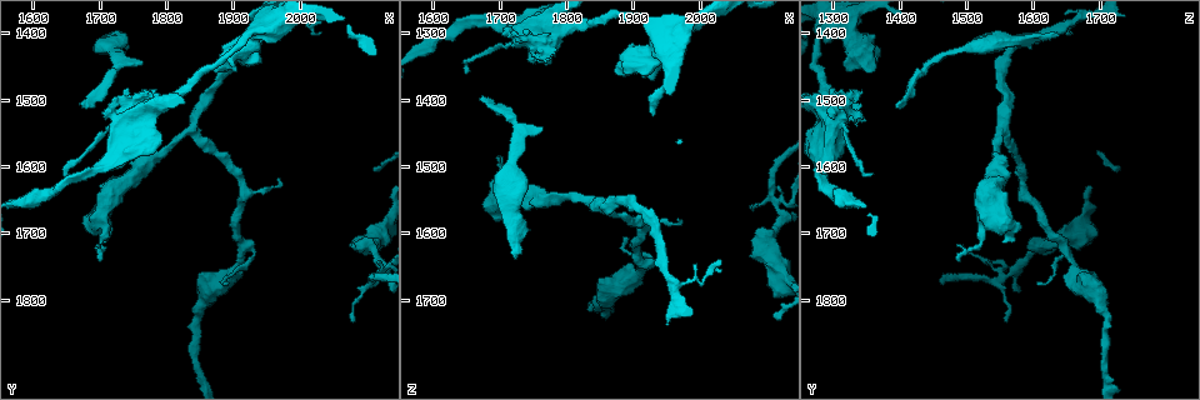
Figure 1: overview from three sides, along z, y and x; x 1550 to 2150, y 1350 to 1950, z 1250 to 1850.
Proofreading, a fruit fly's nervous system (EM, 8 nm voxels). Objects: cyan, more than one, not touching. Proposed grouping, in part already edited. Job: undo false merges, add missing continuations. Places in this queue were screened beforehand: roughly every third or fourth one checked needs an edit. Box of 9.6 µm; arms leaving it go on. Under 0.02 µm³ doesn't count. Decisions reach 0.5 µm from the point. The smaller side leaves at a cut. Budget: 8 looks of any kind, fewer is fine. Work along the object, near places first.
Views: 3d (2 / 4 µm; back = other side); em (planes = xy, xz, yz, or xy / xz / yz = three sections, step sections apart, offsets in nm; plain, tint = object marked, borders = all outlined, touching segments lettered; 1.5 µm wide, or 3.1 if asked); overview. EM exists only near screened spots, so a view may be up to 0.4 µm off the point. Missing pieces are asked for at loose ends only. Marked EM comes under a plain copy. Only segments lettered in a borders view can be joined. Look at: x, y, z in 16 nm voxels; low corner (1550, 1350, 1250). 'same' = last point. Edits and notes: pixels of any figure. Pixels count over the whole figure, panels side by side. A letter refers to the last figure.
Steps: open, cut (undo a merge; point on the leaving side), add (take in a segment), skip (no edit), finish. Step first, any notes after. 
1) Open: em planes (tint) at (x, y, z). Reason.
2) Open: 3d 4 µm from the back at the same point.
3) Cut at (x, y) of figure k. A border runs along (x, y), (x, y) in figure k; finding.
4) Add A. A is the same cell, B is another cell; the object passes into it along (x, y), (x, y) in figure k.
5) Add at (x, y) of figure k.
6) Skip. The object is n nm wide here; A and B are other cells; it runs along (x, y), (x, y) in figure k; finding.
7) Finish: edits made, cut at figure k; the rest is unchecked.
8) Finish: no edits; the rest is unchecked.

Open: 3d 4 µm from the back at (1755, 1525, 1345). Branch stops here.

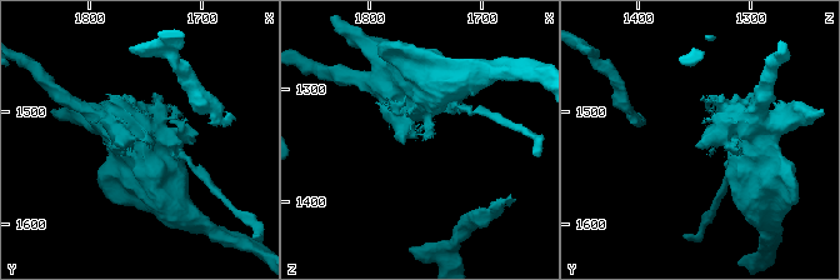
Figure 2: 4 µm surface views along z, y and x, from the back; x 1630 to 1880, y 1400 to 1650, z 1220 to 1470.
Open: em yz step 8 (borders) at (1754, 1526, 1342). Shape alone is not enough.

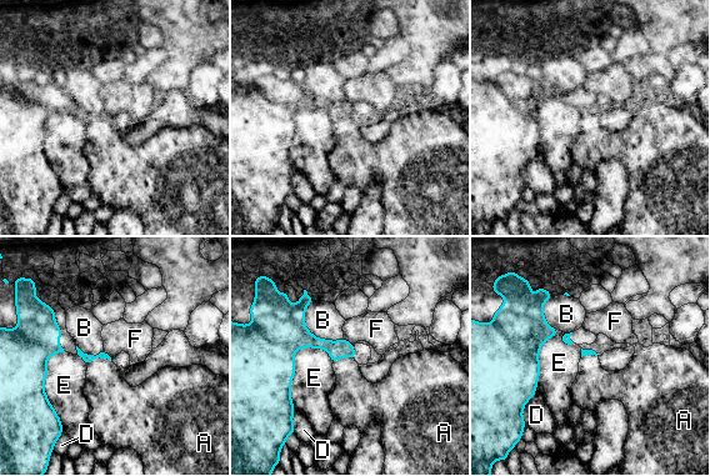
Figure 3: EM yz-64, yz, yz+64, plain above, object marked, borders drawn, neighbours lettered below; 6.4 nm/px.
Open: em planes (borders) at the same point.

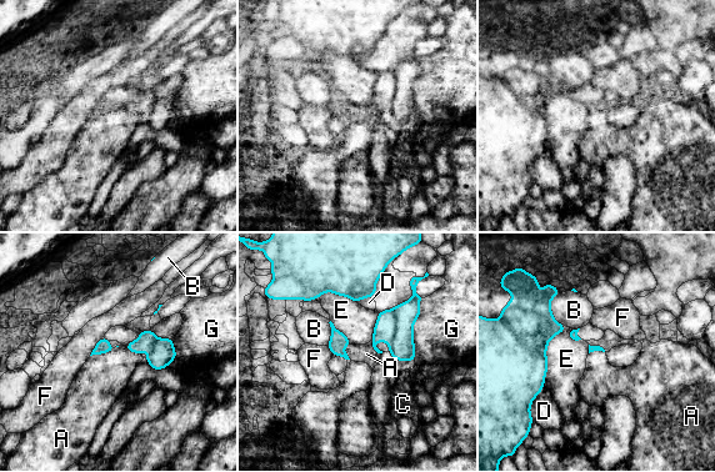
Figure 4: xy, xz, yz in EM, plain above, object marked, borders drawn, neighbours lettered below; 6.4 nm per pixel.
Skip. A, B, C, D, E, F and G are other cells; a border runs along (119, 346), (90, 356) in figure 4; none of them fits.

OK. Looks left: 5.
Open: em 3.1 µm xy step 16 (tint) at (1760, 1445, 1440). An open end.

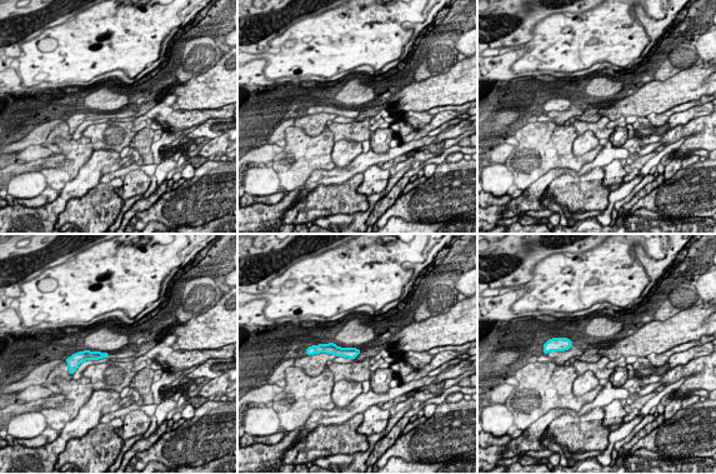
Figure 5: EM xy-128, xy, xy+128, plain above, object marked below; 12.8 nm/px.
Open: em 3.1 µm planes (borders) at the same point. Cut it another way.

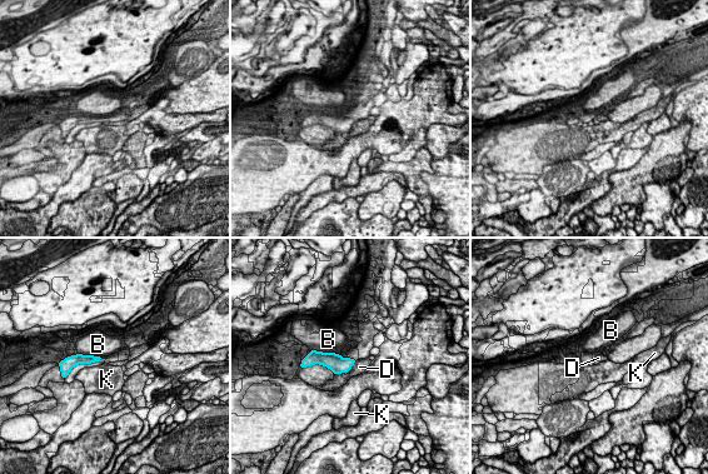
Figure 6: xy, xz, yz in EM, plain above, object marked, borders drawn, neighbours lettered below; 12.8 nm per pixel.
Skip. B, D and K are other cells; a border runs along (78, 353), (101, 357) in figure 6; none of them fits.

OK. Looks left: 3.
Open: em planes (borders) at (1710, 1715, 1555). Stops while still wide.

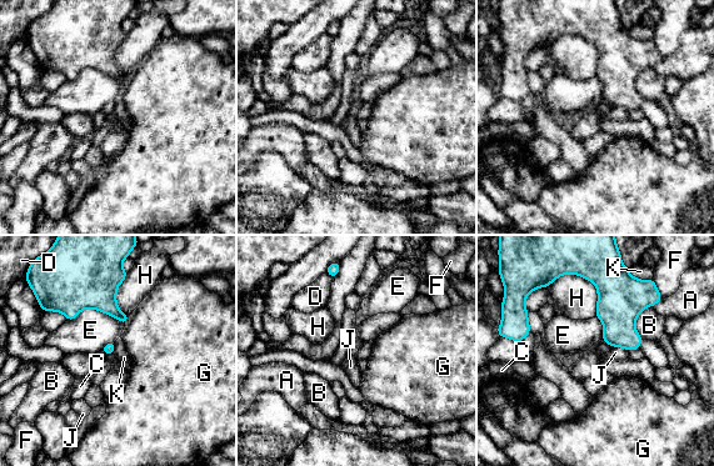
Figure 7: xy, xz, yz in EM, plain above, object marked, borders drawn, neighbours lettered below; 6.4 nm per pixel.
Skip. A, B, C, D, E, F, G, H, J and K are other cells; a border runs along (602, 339), (613, 346) in figure 7; no lettered segment goes on from it.

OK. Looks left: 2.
Finish: no edits; the rest is unchecked.

